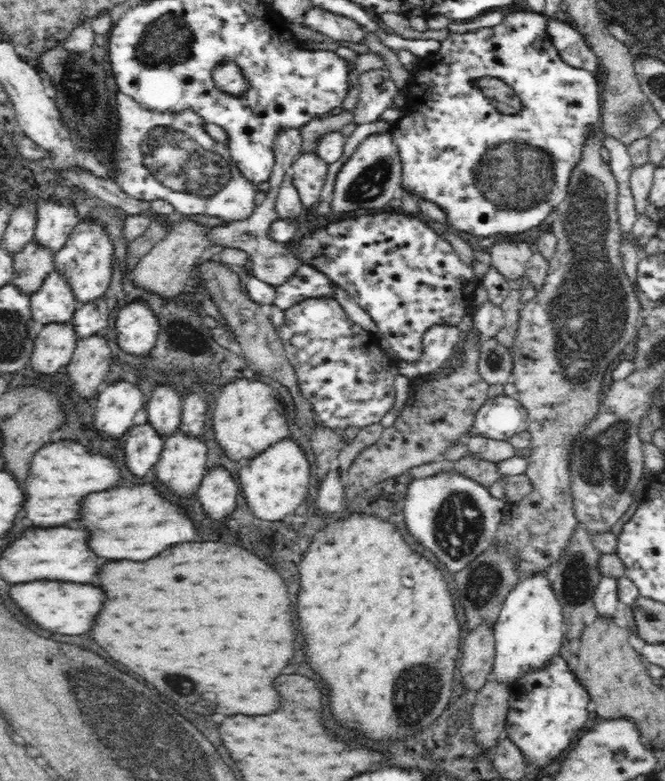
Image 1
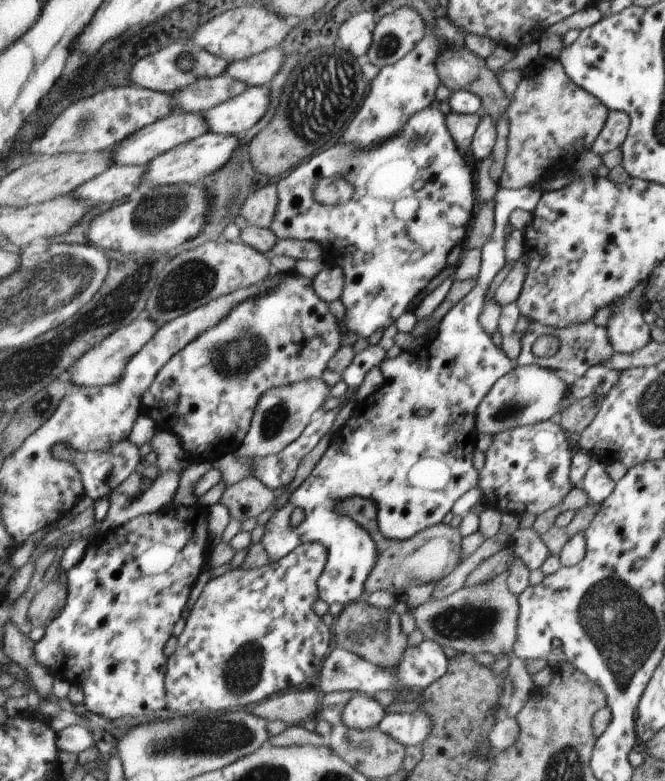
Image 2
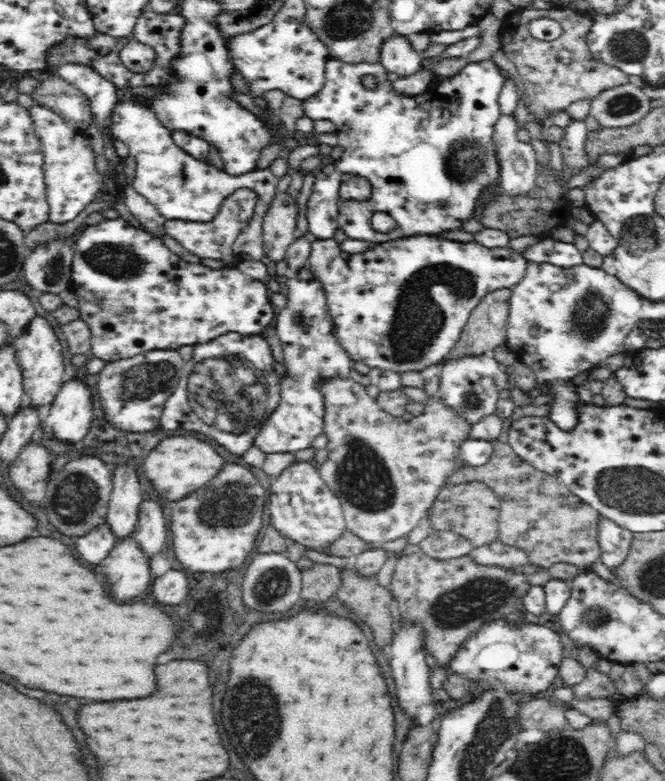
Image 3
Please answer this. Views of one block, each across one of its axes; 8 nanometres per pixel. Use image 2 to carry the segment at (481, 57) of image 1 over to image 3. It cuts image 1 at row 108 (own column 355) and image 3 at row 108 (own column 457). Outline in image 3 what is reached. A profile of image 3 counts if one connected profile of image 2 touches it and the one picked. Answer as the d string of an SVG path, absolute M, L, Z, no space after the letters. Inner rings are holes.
M334 58L328 60L327 82L323 90L302 102L305 116L316 123L330 120L336 126L339 146L344 148L342 156L335 160L336 169L342 174L363 177L372 188L364 201L339 203L337 222L346 236L378 244L414 234L435 235L446 230L460 230L466 220L474 218L482 204L484 190L494 190L501 184L500 161L493 137L495 125L503 116L499 94L506 79L507 72L488 59L468 63L448 80L427 88L428 94L408 96L394 90L388 71L379 62L348 64ZM370 75L376 77L376 88L365 88L361 83ZM374 212L390 214L397 226L387 233L372 229L370 218Z

